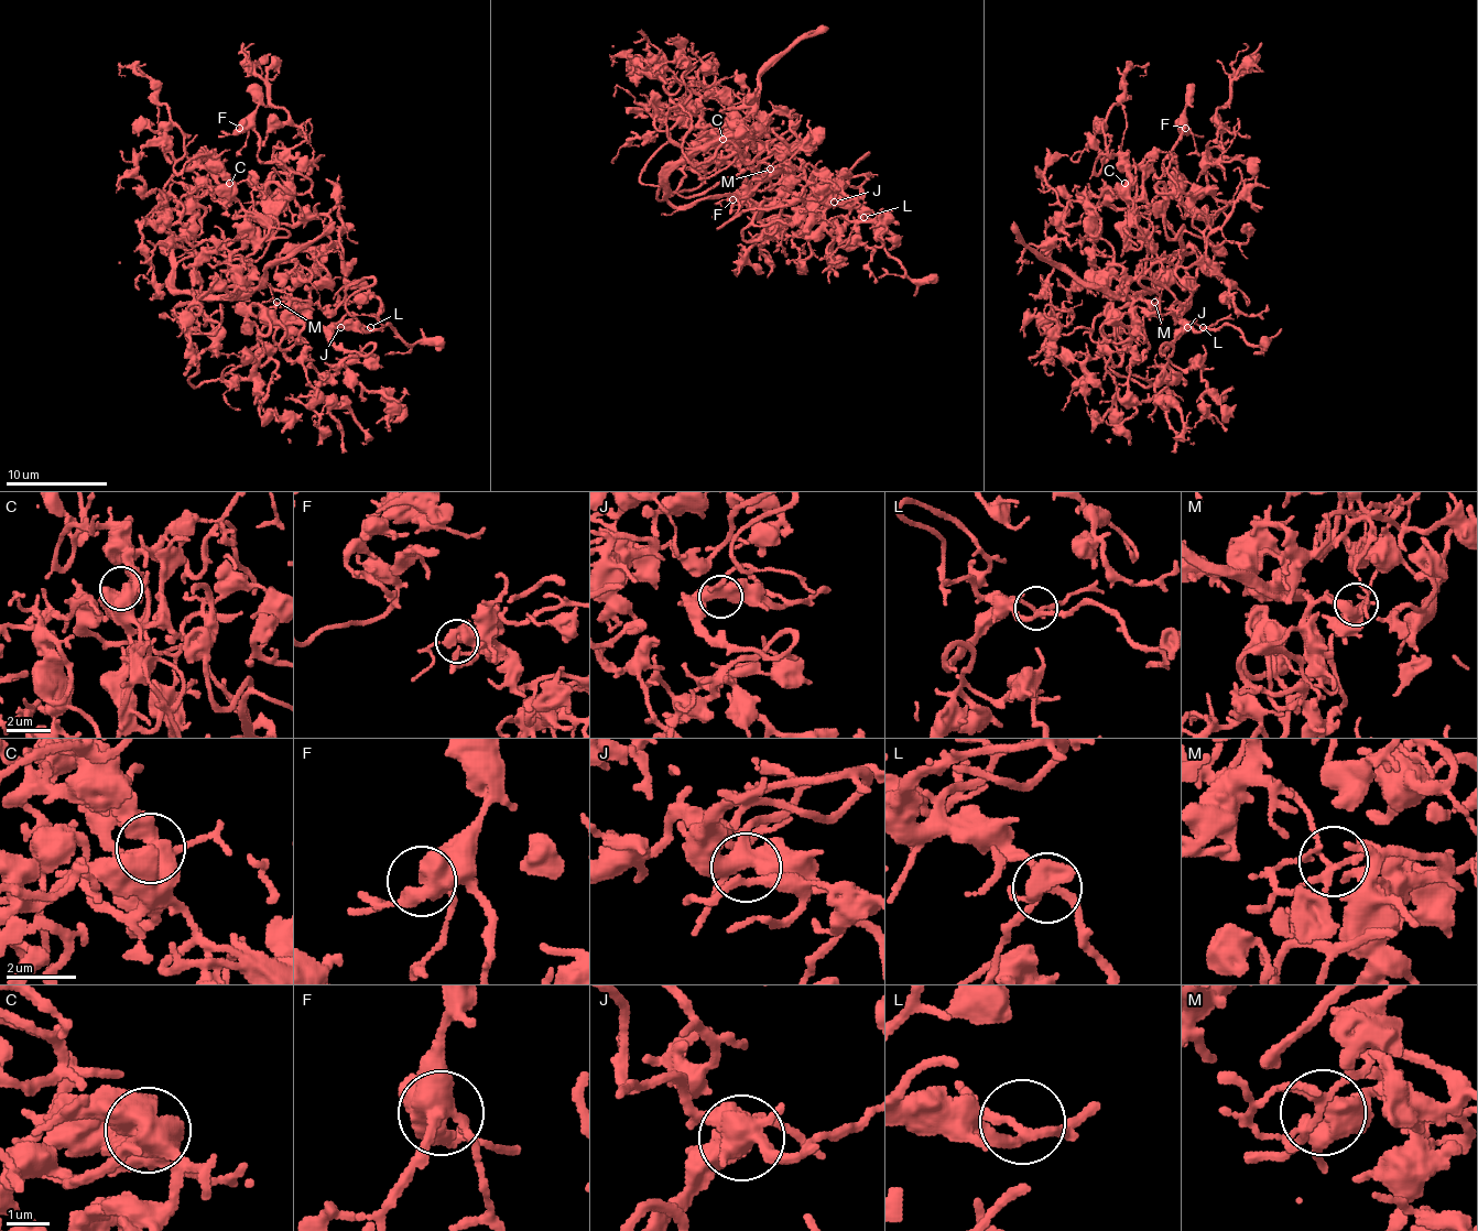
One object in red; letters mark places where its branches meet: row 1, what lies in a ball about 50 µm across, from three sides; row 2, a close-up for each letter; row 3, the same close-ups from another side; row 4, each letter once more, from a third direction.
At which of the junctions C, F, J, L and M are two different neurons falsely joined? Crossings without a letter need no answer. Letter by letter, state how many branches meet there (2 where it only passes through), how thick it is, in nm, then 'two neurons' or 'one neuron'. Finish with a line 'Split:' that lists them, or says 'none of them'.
C: 3 branches meet; 500 nm thick; one neuron
F: 3 branches meet; 400 nm thick; one neuron
J: 4 branches meet; 480 nm thick; one neuron
L: 3 branches meet; 200 nm thick; one neuron
M: 6 branches meet; 160 nm thick; one neuron
Split: none of them

